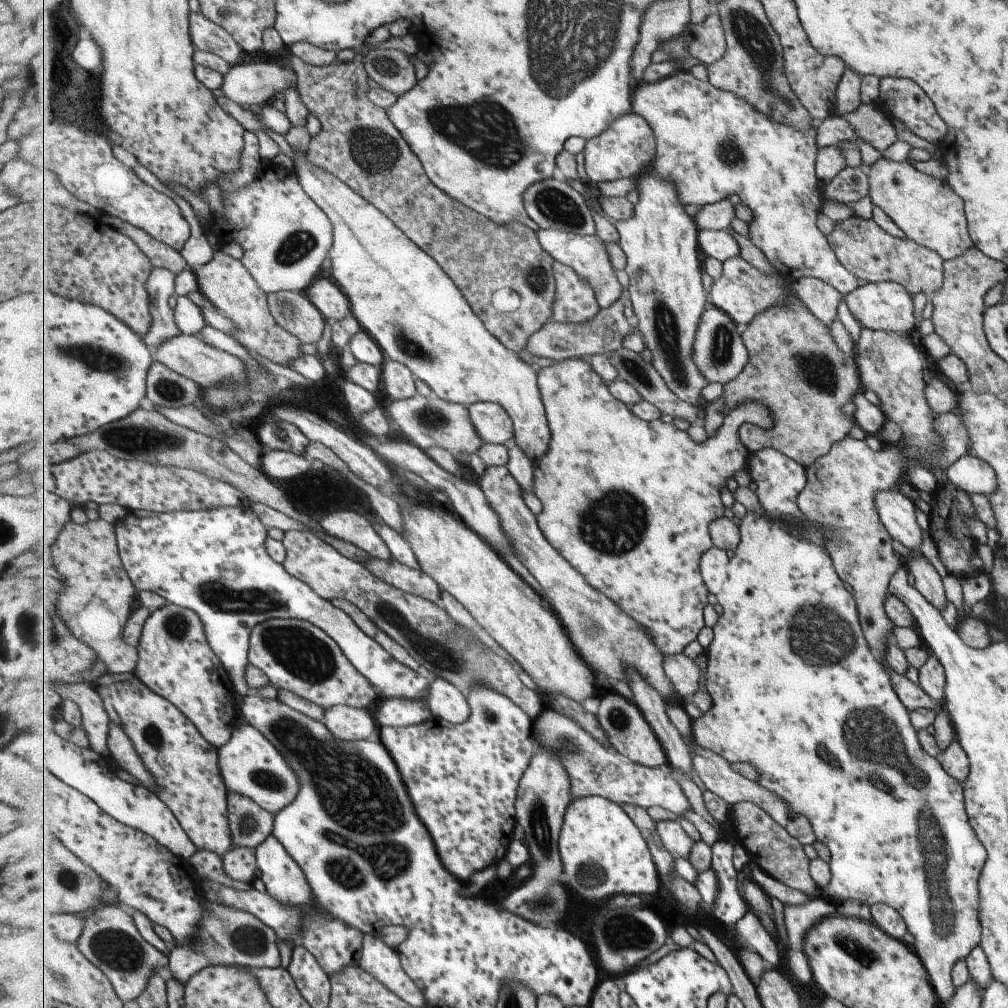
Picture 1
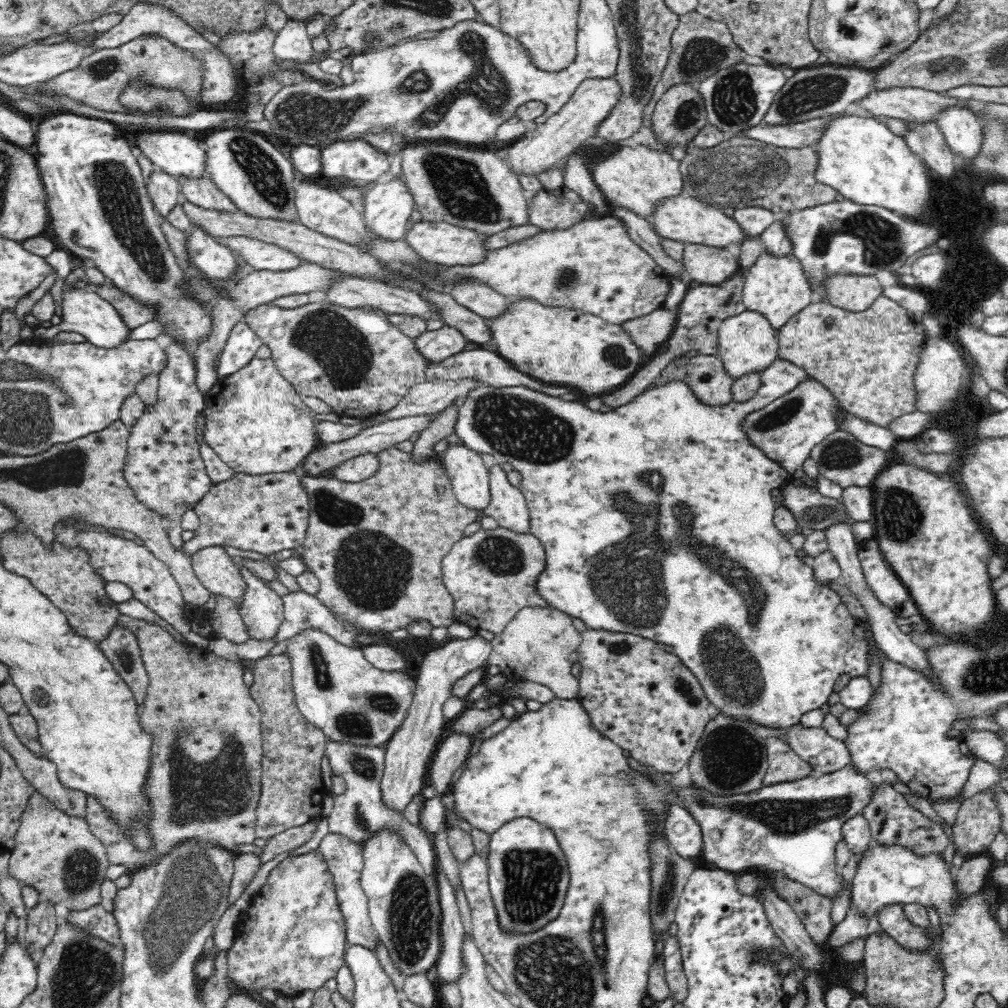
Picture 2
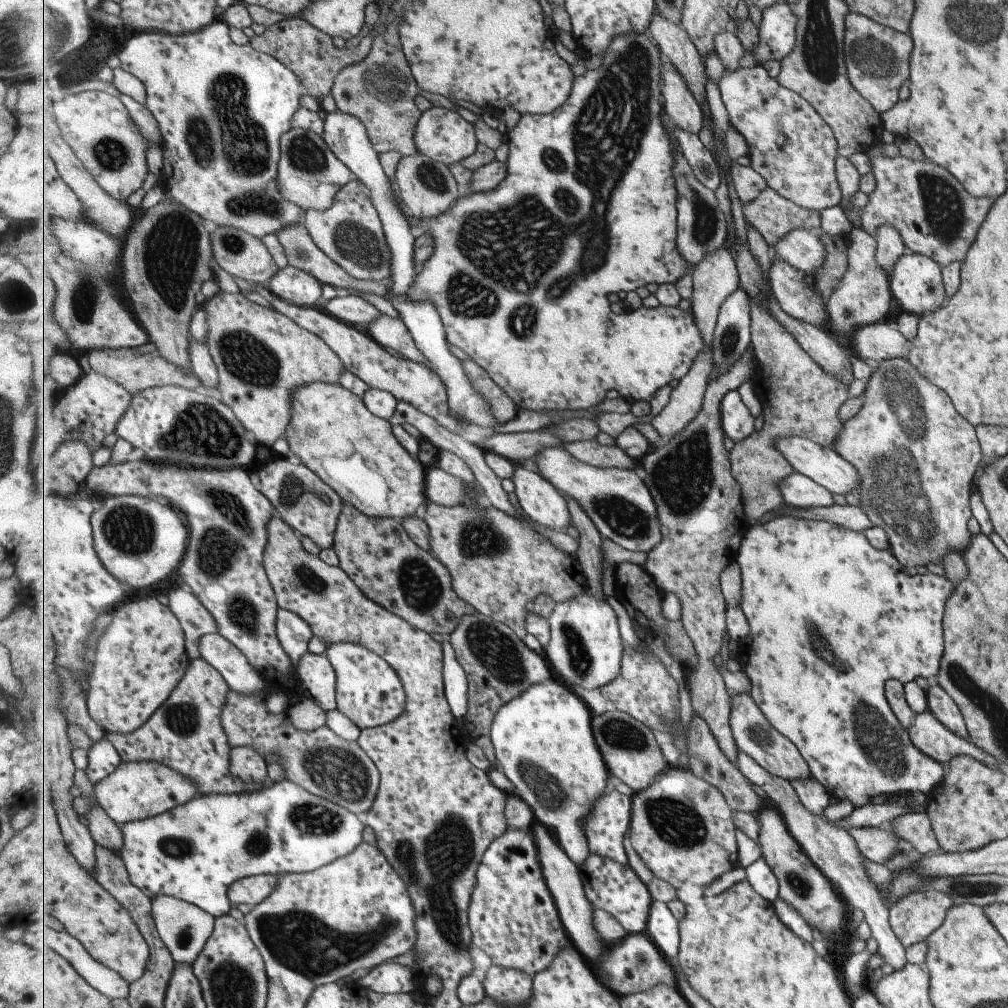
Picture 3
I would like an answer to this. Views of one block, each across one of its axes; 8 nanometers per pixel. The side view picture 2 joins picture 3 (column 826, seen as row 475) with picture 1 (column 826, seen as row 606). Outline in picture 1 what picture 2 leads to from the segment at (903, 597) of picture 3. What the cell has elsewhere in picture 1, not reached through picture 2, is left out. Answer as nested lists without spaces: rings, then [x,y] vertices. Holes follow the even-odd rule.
[[[766,448],[763,451],[757,451],[753,453],[750,457],[750,464],[747,470],[753,480],[757,484],[756,493],[758,494],[761,504],[764,506],[766,512],[763,515],[748,511],[746,517],[740,522],[740,533],[742,534],[741,542],[739,546],[733,551],[733,556],[729,558],[729,578],[727,582],[721,584],[721,590],[717,594],[713,594],[709,590],[709,594],[714,602],[722,607],[722,613],[718,616],[716,623],[712,626],[713,628],[713,642],[711,646],[706,650],[708,665],[706,672],[706,690],[712,699],[711,707],[706,713],[703,713],[698,719],[693,720],[693,734],[694,743],[701,745],[703,748],[713,750],[717,754],[720,754],[728,760],[730,763],[749,763],[754,766],[756,771],[759,773],[760,779],[758,783],[762,787],[765,787],[771,792],[777,793],[798,815],[807,818],[807,822],[810,822],[812,831],[814,832],[815,840],[823,842],[829,850],[830,860],[829,860],[829,870],[830,879],[828,882],[828,887],[826,889],[821,889],[818,894],[821,894],[823,898],[831,900],[831,902],[837,904],[842,900],[856,900],[861,904],[870,907],[872,904],[883,903],[890,906],[899,914],[903,919],[904,925],[906,926],[907,932],[913,936],[913,944],[911,949],[917,955],[920,963],[925,968],[926,975],[928,976],[928,981],[932,986],[933,992],[937,998],[938,1006],[945,1005],[948,1000],[953,996],[954,986],[950,977],[950,970],[953,964],[955,964],[959,959],[963,959],[964,956],[974,947],[979,944],[980,941],[980,922],[978,921],[978,874],[980,873],[982,864],[986,859],[986,852],[981,843],[977,840],[975,833],[972,831],[971,825],[968,823],[967,815],[965,814],[964,802],[962,799],[962,785],[961,782],[955,780],[952,776],[949,776],[948,772],[939,764],[938,760],[935,760],[932,756],[929,756],[924,749],[920,747],[916,737],[916,730],[910,724],[908,719],[908,712],[906,708],[901,704],[901,701],[896,697],[895,692],[893,692],[892,684],[890,683],[888,672],[883,668],[883,665],[876,656],[869,650],[868,644],[865,642],[864,633],[861,632],[859,614],[856,612],[856,603],[853,600],[852,594],[849,593],[843,584],[841,584],[840,578],[835,574],[833,570],[833,565],[830,556],[825,552],[825,548],[806,542],[800,534],[804,531],[804,518],[803,513],[800,509],[800,504],[798,499],[800,498],[801,491],[803,490],[805,483],[807,482],[807,470],[802,464],[799,464],[796,460],[789,458],[784,452],[777,450],[776,448]],[[787,516],[795,517],[800,524],[797,527],[792,525],[783,525],[782,518]]]

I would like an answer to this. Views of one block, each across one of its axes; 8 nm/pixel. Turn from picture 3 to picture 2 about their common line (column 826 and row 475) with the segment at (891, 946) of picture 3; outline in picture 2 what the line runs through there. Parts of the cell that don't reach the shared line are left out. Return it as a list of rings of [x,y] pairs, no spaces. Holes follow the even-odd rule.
[[[840,428],[817,444],[810,455],[818,464],[819,476],[836,482],[843,490],[850,486],[872,487],[876,477],[890,464],[886,450],[861,444],[853,434],[841,432]]]

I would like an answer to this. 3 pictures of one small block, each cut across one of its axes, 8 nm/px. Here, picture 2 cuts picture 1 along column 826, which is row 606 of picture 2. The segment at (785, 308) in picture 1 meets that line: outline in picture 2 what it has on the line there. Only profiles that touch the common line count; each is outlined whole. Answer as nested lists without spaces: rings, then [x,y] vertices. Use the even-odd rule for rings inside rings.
[[[395,447],[387,449],[386,451],[379,452],[380,459],[380,468],[376,471],[376,474],[373,474],[370,478],[364,479],[360,482],[344,482],[342,480],[338,480],[338,478],[331,476],[330,474],[327,476],[320,477],[312,477],[308,474],[300,473],[300,483],[304,486],[306,493],[308,494],[309,499],[309,524],[306,533],[306,538],[303,546],[299,549],[302,561],[304,561],[305,566],[308,570],[312,571],[319,579],[320,579],[320,590],[317,591],[316,596],[334,613],[338,618],[341,618],[344,621],[347,621],[350,625],[354,627],[354,629],[360,629],[363,632],[367,632],[369,634],[384,634],[384,632],[392,633],[393,631],[398,630],[400,626],[402,629],[406,628],[412,620],[418,620],[418,618],[424,618],[424,620],[428,620],[432,627],[450,627],[453,624],[454,618],[454,601],[452,601],[452,595],[448,592],[448,589],[444,584],[444,577],[442,577],[441,573],[441,562],[444,559],[444,556],[448,554],[450,550],[452,550],[454,544],[458,542],[463,536],[466,527],[470,524],[476,522],[479,512],[477,510],[472,509],[468,506],[463,506],[457,501],[456,496],[453,494],[452,486],[449,485],[449,478],[446,474],[446,471],[443,469],[443,466],[440,466],[440,463],[437,458],[428,459],[426,462],[414,463],[412,461],[412,455],[410,453],[406,453],[396,449]]]

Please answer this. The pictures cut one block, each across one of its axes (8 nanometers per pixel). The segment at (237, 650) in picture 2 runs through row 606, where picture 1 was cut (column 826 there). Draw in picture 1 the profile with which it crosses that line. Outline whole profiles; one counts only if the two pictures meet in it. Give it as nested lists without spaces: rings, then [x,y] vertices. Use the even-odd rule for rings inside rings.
[[[801,277],[793,283],[795,294],[817,320],[827,328],[838,318],[837,309],[842,294],[832,286],[811,277]]]

